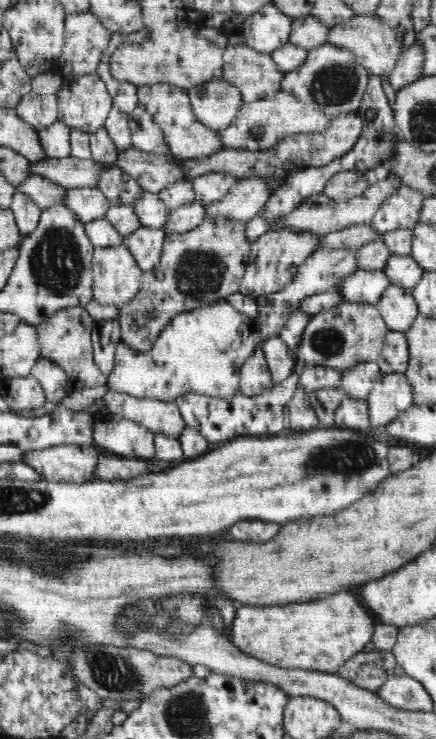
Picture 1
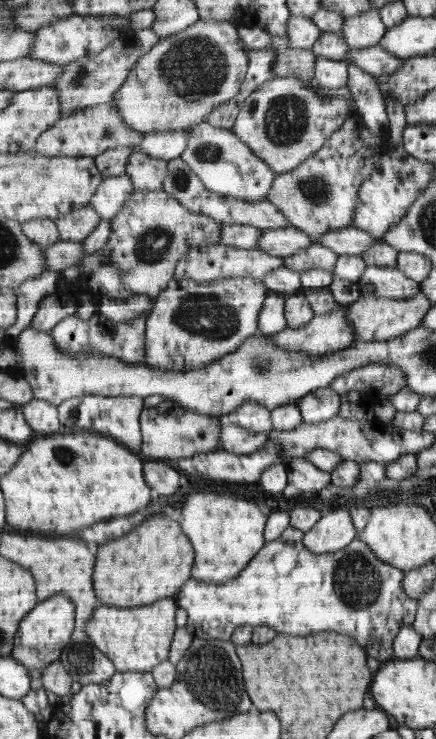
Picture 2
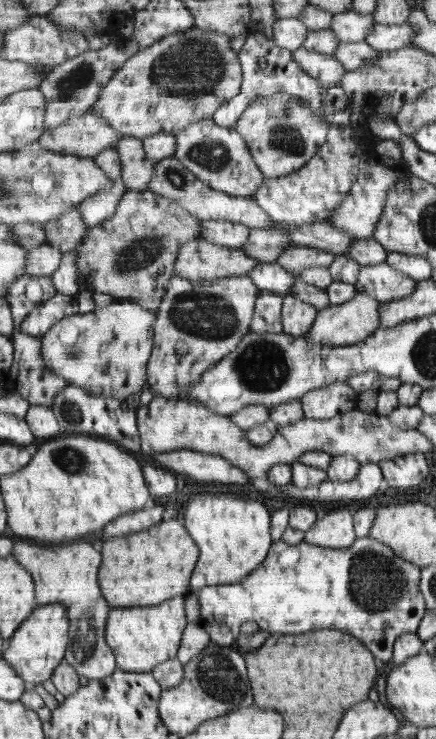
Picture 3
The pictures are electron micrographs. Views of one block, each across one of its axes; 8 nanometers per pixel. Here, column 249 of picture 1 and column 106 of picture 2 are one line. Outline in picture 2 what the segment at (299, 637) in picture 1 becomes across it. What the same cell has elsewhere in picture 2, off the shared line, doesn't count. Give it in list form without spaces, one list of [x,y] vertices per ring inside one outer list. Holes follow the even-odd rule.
[[[172,598],[132,608],[99,606],[86,624],[86,636],[113,661],[116,672],[151,672],[157,664],[168,660],[176,630],[177,608]]]

